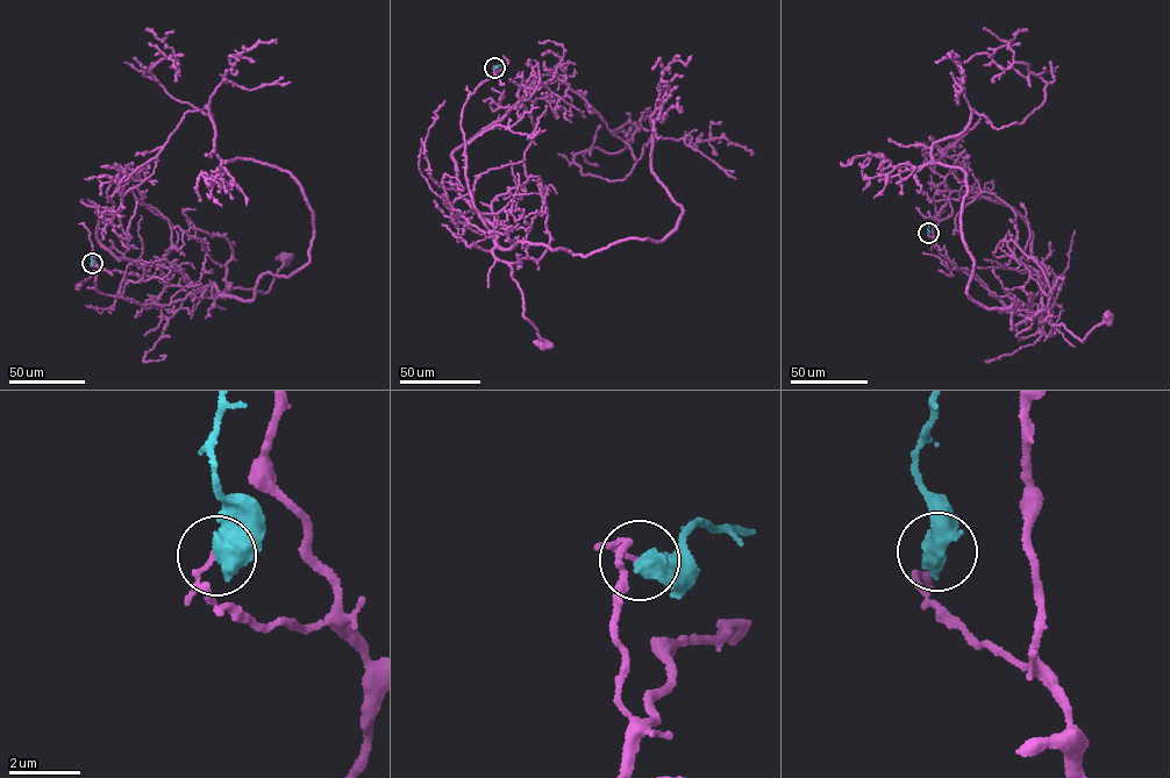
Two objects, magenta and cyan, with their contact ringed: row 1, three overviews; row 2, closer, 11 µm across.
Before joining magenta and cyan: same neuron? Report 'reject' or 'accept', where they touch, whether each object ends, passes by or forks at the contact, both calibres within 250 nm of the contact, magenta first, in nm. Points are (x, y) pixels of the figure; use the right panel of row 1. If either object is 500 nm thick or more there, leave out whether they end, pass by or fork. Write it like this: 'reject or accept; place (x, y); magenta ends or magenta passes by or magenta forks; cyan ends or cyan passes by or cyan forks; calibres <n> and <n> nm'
reject; place (928, 233); calibres 70 and 650 nm

